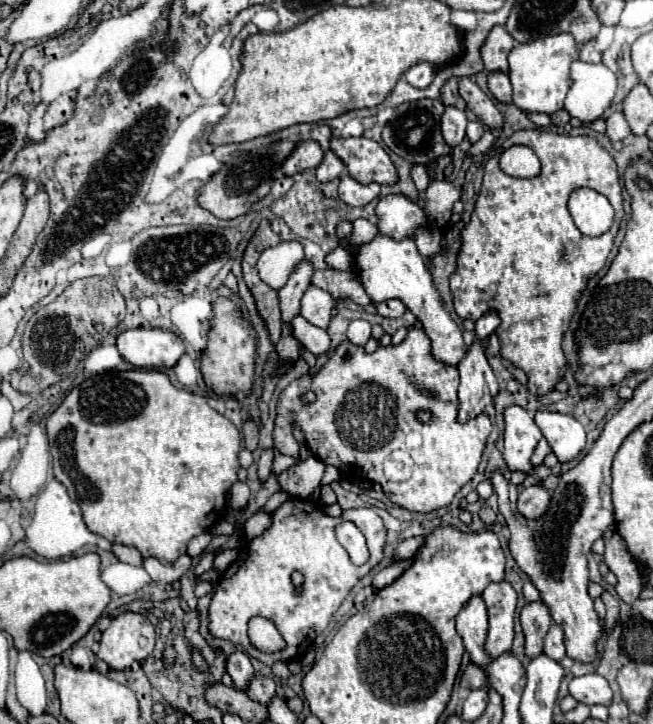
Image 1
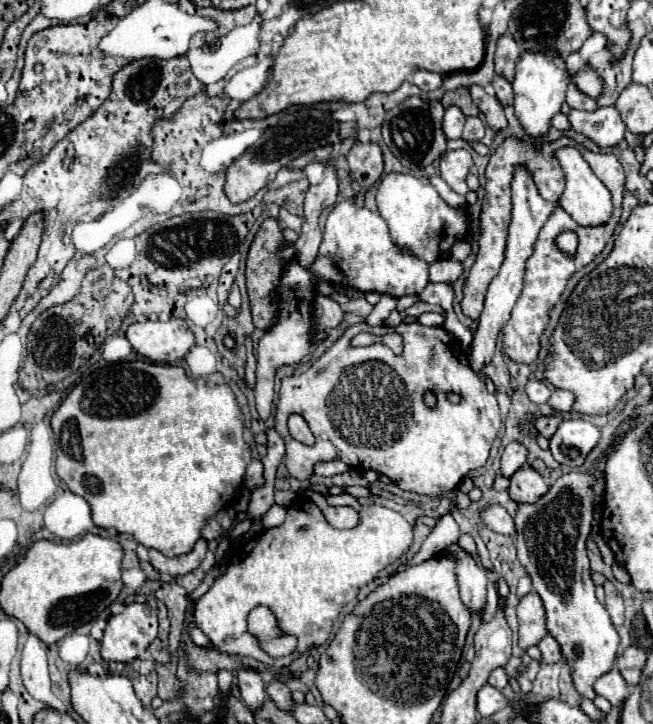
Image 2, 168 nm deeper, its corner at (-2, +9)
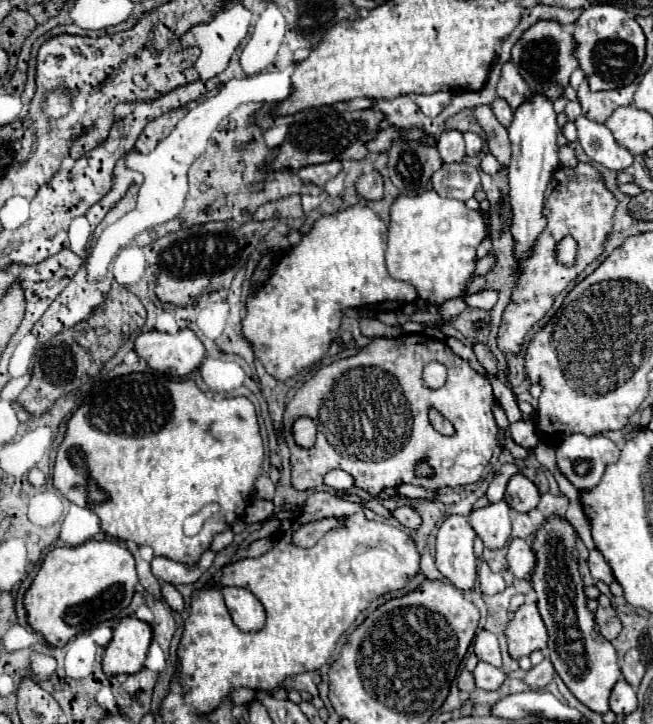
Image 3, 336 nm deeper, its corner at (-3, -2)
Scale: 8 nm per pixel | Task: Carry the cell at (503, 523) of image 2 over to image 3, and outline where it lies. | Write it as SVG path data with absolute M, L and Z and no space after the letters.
M513 538L507 546L507 564L509 570L513 572L515 578L519 580L531 580L531 572L533 572L533 564L537 562L537 558L533 556L533 548L527 540L521 538Z

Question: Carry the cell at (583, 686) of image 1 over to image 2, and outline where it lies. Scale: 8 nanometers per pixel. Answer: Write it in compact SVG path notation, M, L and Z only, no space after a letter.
M608 671L602 677L596 679L594 683L594 691L602 697L606 697L614 707L620 707L624 703L624 699L628 697L628 685L622 679L622 675L618 671Z

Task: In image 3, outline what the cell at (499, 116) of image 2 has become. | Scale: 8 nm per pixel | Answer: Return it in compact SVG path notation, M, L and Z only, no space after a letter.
M477 106L475 108L475 116L477 122L481 124L481 128L487 134L487 146L489 152L503 164L508 166L511 159L511 144L509 144L509 137L507 128L503 128L499 124L499 120L493 116L491 106Z

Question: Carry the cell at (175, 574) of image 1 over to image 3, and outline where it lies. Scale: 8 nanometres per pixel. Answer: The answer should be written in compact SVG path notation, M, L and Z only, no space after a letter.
M211 550L203 552L201 560L197 564L193 564L193 566L175 562L171 558L155 556L153 562L151 562L151 568L153 568L153 576L157 580L169 582L173 586L179 586L179 584L193 584L193 582L197 582L201 578L201 574L209 570L213 560L215 560L215 552L211 552Z

